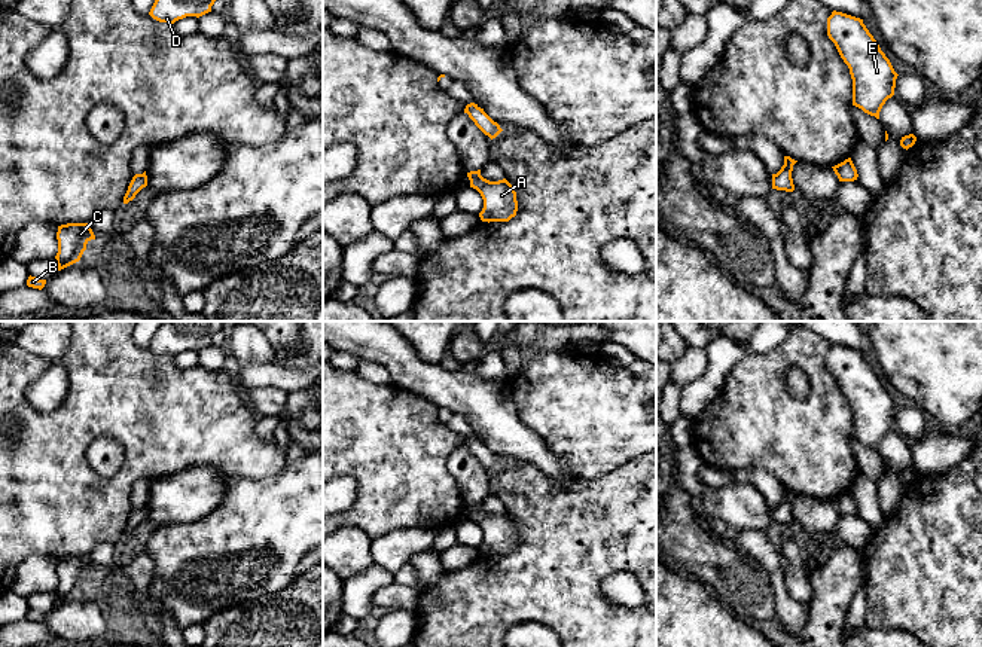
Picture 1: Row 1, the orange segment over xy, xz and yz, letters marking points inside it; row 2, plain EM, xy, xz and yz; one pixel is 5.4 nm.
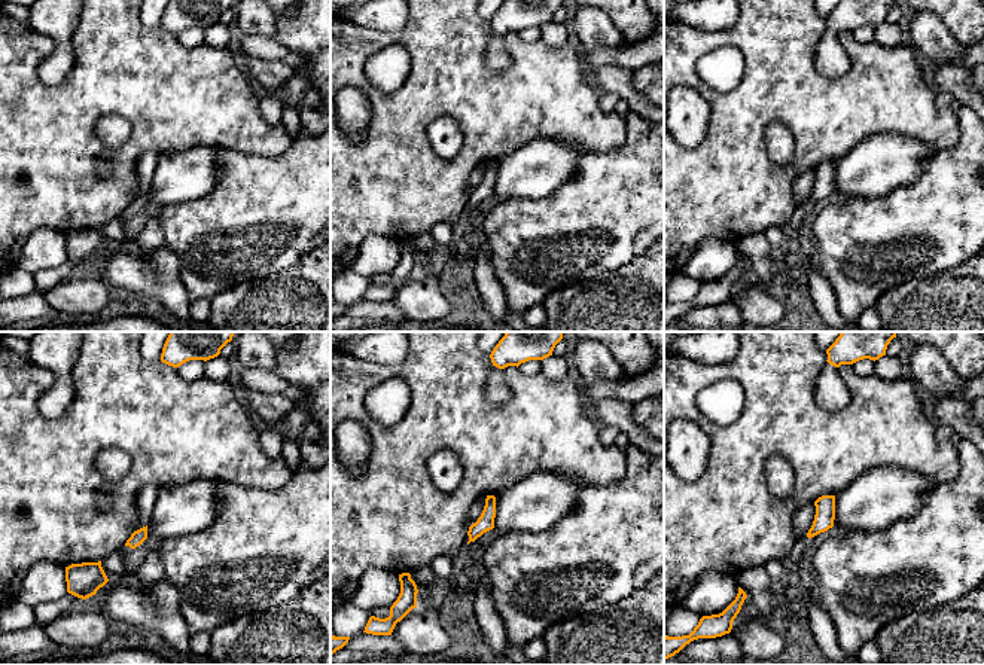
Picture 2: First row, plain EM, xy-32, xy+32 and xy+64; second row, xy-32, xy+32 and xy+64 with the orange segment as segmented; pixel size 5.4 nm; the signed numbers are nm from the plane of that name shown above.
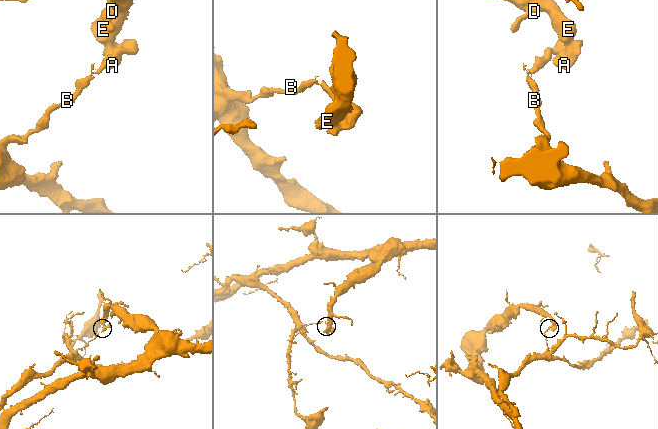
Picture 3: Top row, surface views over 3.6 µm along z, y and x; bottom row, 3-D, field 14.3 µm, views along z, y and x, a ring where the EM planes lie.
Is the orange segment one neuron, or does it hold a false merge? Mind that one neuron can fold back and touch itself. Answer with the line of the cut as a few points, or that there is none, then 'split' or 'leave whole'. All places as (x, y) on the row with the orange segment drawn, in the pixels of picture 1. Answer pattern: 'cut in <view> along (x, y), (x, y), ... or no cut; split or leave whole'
cut in xy along (136, 174), (134, 185); split

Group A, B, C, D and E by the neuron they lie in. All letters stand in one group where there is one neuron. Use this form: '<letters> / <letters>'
A D E / B C

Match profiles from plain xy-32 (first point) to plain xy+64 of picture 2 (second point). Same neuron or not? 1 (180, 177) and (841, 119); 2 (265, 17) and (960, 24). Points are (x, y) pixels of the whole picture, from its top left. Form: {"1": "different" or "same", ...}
{"1": "different", "2": "different"}

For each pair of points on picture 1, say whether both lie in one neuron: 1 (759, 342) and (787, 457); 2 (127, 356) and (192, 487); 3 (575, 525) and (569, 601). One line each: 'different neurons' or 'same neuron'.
1: different neurons
2: different neurons
3: same neuron

